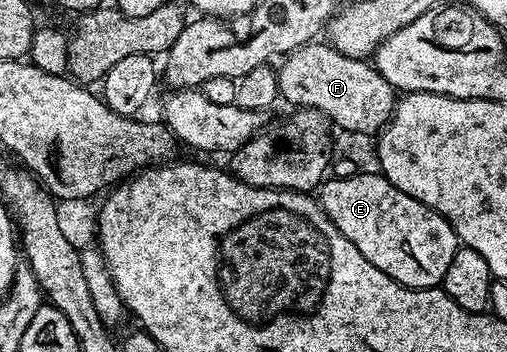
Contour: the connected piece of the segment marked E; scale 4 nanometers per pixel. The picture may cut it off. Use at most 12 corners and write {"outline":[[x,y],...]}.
{"outline":[[380,172],[326,180],[319,200],[361,254],[435,289],[451,223]]}

